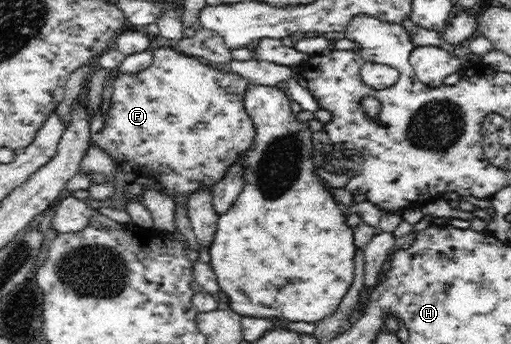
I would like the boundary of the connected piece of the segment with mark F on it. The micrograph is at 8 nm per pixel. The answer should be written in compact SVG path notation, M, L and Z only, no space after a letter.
M159 47L153 51L153 61L138 73L118 75L112 82L111 105L103 129L91 134L91 141L106 150L116 162L113 208L125 210L128 198L142 200L146 188L156 190L175 200L175 194L187 196L206 186L214 187L227 174L229 165L238 162L246 152L256 128L244 106L249 87L248 78L234 72L224 72L199 58L182 54L174 47Z

